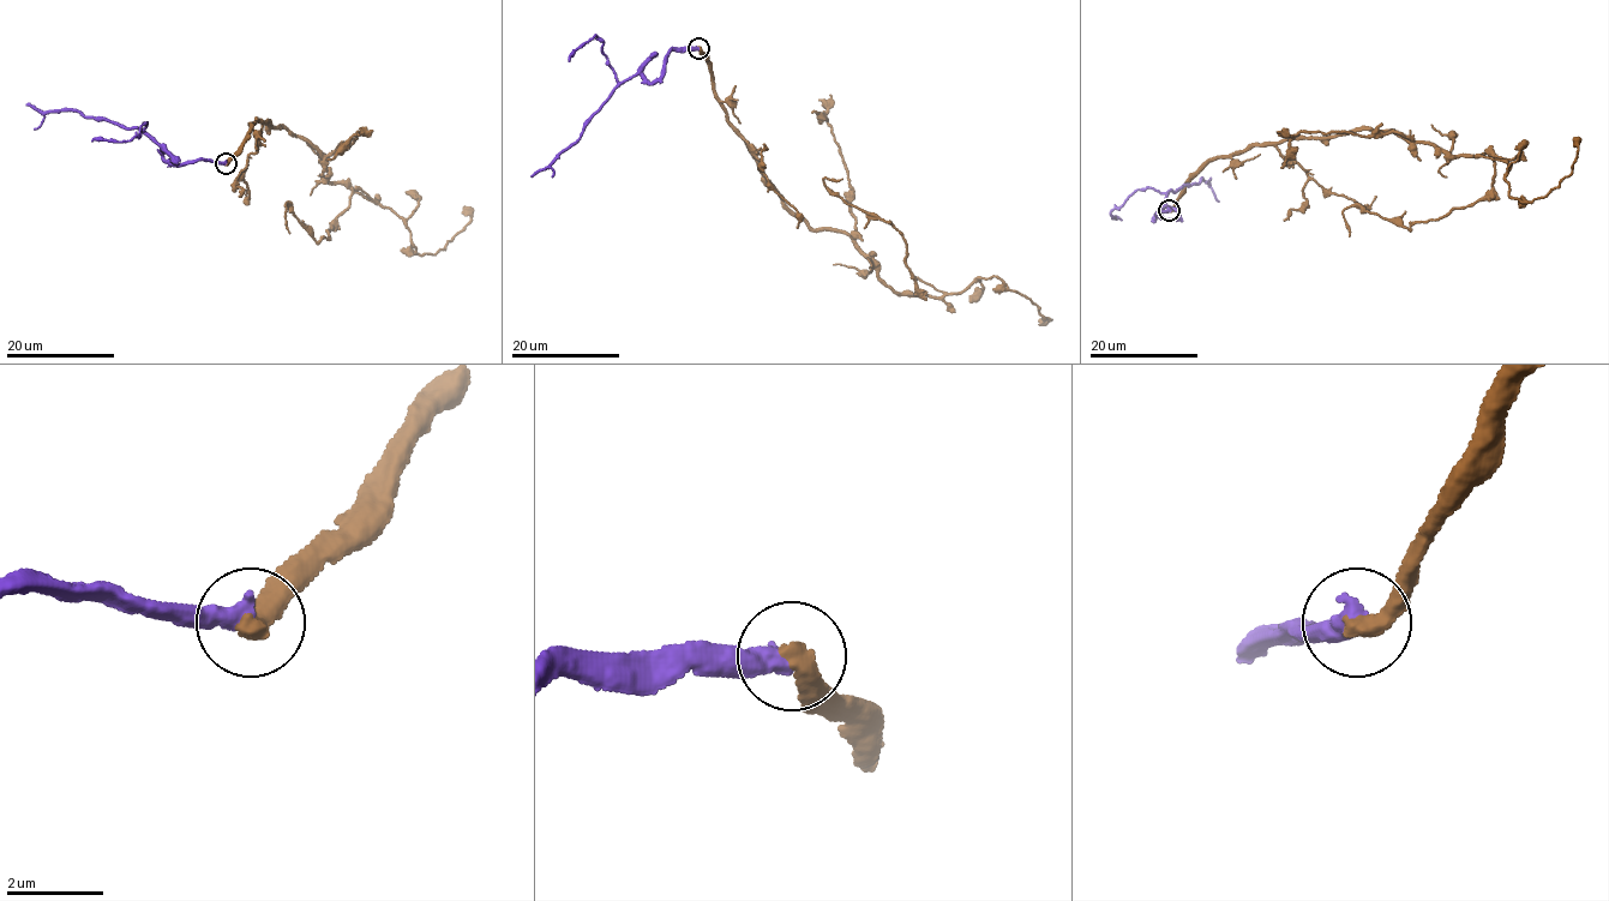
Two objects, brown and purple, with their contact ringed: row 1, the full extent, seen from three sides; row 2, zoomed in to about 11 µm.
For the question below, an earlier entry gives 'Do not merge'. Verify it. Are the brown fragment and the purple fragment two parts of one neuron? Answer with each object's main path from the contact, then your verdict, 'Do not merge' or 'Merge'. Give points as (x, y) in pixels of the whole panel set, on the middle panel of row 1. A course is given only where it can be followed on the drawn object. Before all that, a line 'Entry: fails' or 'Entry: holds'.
Entry: holds
Course of brown: (698, 48), (728, 121), (790, 209), (848, 235), (894, 292), (923, 293), (905, 239), (826, 185), (842, 179). Course of purple: (698, 48), (674, 47), (662, 76), (650, 83), (632, 76), (613, 90), (551, 164), (552, 178). Do not merge

